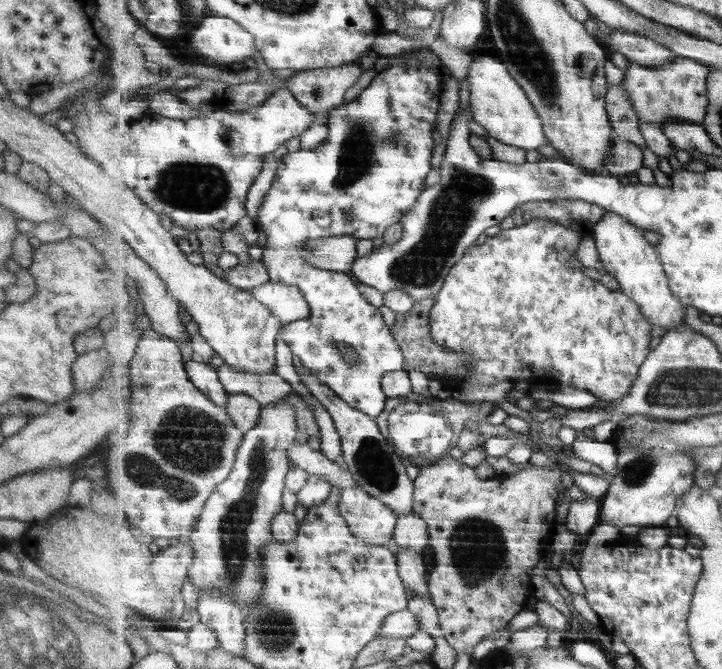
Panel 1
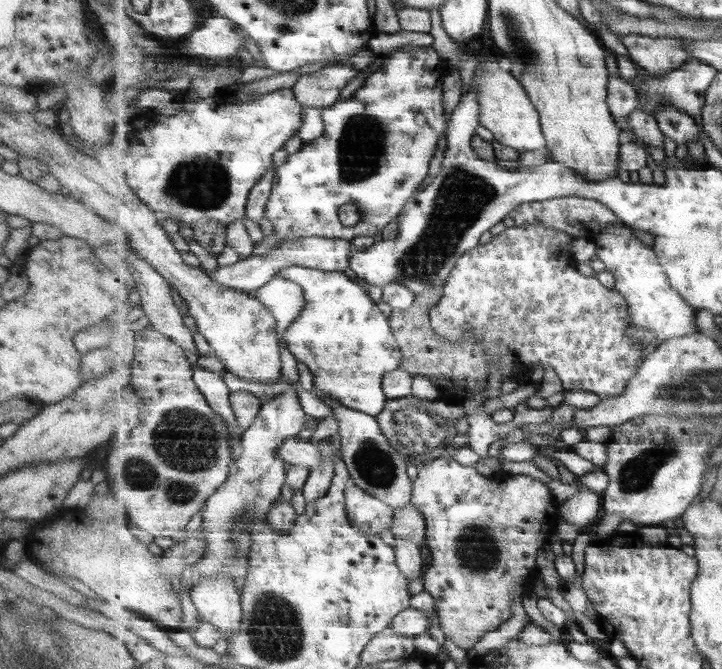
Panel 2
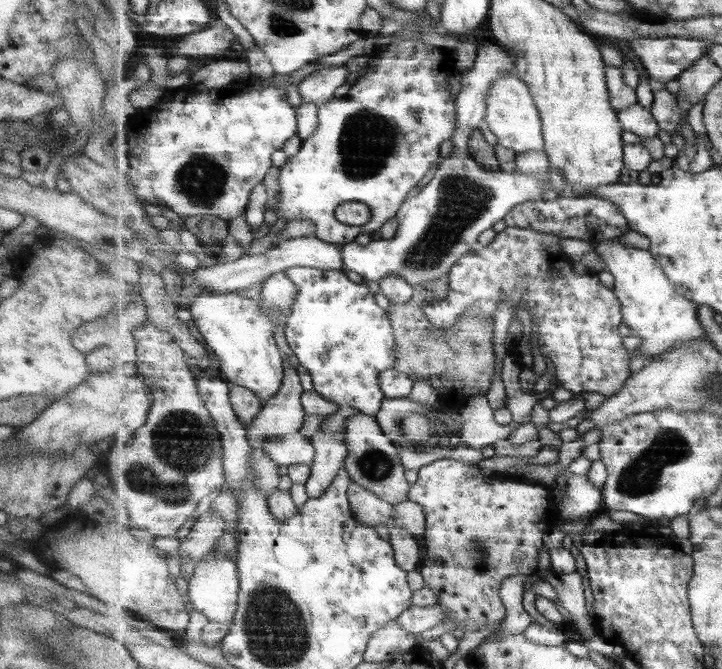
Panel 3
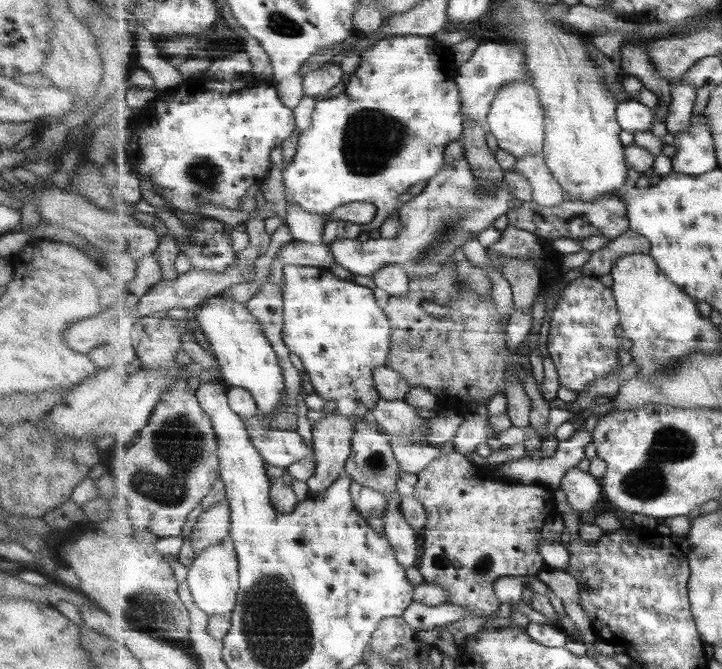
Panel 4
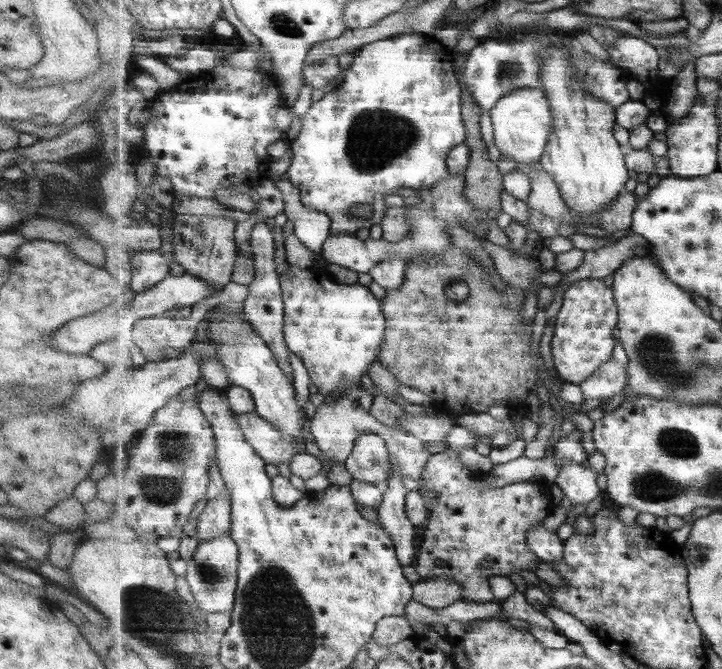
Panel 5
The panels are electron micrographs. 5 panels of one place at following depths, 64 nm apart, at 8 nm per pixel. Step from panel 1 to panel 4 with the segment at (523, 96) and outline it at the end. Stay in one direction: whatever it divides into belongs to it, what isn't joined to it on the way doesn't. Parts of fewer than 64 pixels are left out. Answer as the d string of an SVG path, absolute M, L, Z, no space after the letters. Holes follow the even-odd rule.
M530 82L512 83L501 88L491 104L486 126L496 138L498 146L518 159L527 154L543 153L546 142L546 116L537 88Z

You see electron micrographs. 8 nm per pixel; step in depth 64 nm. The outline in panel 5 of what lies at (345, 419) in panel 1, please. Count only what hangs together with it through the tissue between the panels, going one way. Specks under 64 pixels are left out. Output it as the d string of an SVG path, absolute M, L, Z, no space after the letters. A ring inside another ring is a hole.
M377 434L361 436L349 459L344 463L355 480L386 489L387 477L394 458L385 440Z

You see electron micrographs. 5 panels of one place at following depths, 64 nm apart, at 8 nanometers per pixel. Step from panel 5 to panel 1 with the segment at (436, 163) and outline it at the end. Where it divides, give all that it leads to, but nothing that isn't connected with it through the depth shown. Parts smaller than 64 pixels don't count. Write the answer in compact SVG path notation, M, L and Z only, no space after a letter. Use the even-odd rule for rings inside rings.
M401 58L401 62L380 71L358 98L325 114L329 118L330 133L329 139L321 147L308 151L301 148L281 158L271 190L257 214L256 220L267 234L262 259L267 263L270 280L299 287L311 307L311 316L282 326L282 337L302 364L311 368L311 372L319 376L324 385L335 390L337 396L341 396L349 406L375 420L386 410L389 400L382 387L382 377L387 372L405 368L406 357L391 326L385 324L383 314L361 294L354 277L349 273L311 266L303 258L303 249L307 247L307 241L323 237L353 236L371 240L377 236L383 237L385 231L399 224L407 211L411 211L421 193L427 189L425 182L433 170L433 130L437 128L441 110L441 92L439 72L429 63ZM339 342L355 350L355 361L349 363L343 357L341 349L335 345Z

